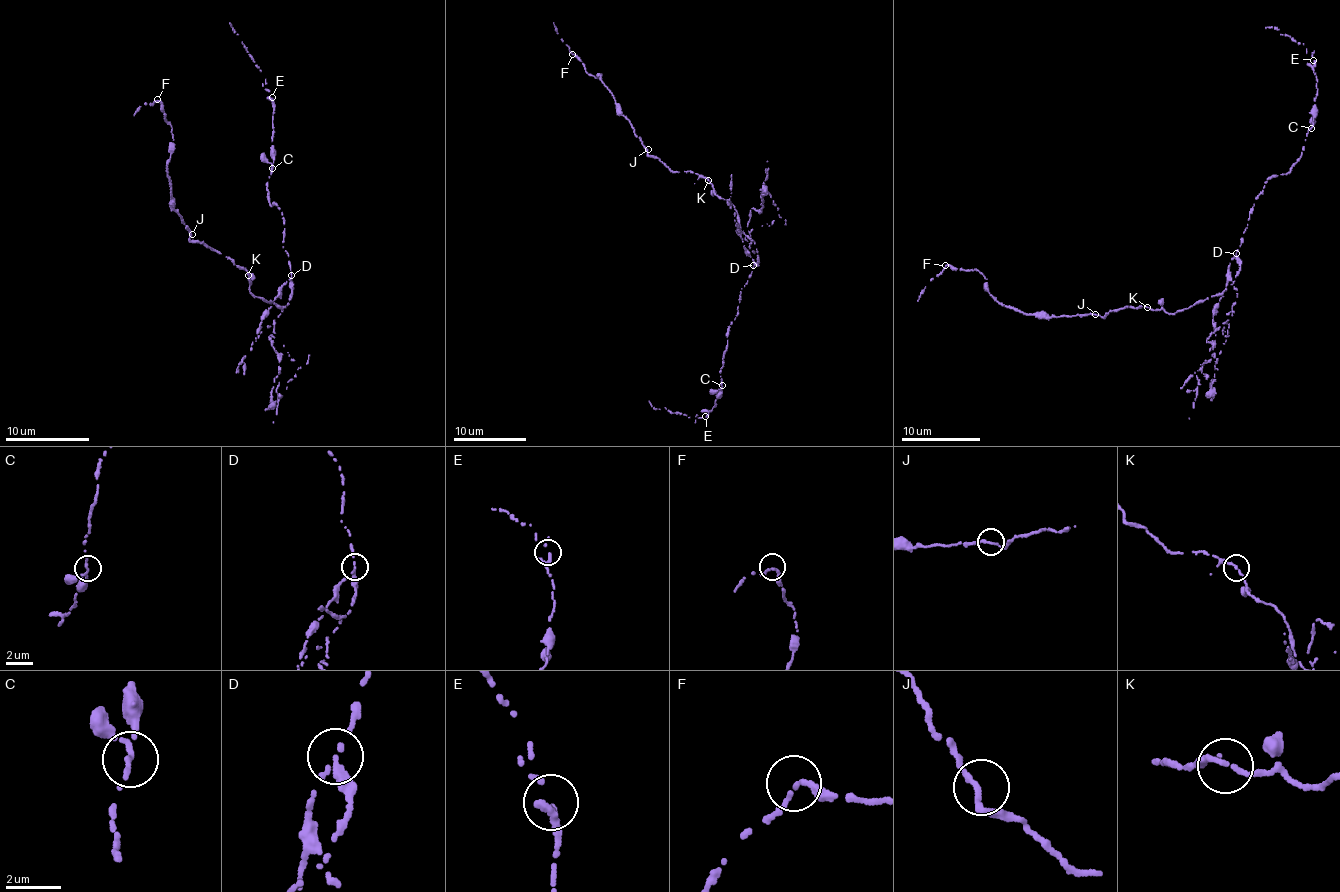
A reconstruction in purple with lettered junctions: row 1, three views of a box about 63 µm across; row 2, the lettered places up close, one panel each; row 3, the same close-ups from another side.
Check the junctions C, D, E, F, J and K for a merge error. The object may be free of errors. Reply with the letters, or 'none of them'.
D

